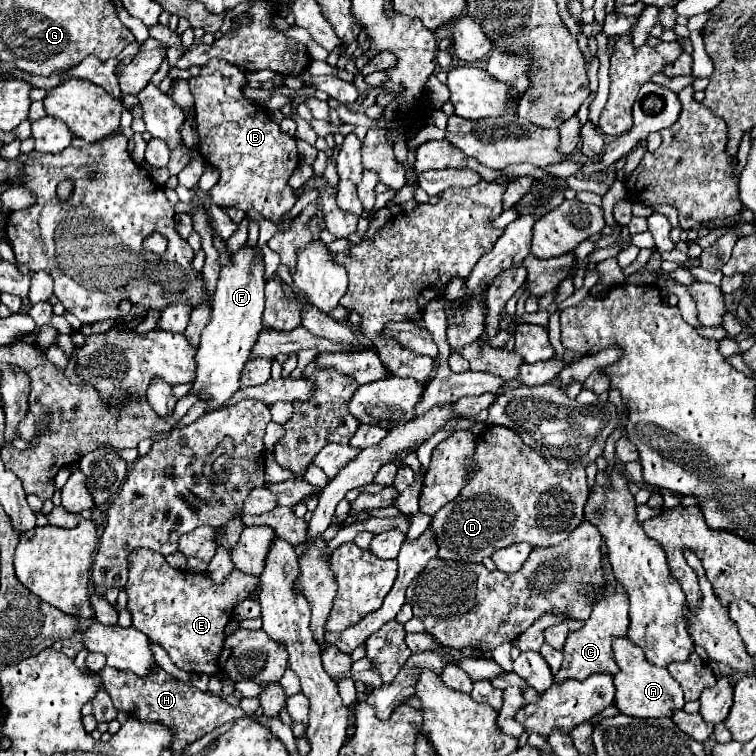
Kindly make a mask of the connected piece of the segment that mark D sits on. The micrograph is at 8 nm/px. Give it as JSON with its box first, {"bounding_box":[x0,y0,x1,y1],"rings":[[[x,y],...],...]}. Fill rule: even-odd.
{"bounding_box":[430,427,588,563],"rings":[[[506,427],[486,429],[478,439],[474,461],[476,461],[476,475],[462,489],[458,499],[444,505],[432,519],[430,527],[436,533],[440,559],[482,563],[482,559],[490,557],[494,551],[522,541],[530,543],[532,547],[558,545],[584,521],[582,511],[588,499],[588,483],[584,469],[572,469],[568,473],[552,471],[544,461],[544,457],[540,457],[534,449],[528,449],[528,445],[524,445],[520,441],[520,435],[512,433],[512,429]]]}

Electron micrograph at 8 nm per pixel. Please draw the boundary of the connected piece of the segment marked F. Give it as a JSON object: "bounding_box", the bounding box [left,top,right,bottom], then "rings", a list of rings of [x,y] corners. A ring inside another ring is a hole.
{"bounding_box":[192,245,264,411],"rings":[[[242,245],[232,255],[232,261],[220,269],[220,279],[212,297],[210,323],[202,331],[196,353],[198,369],[192,383],[192,391],[196,391],[200,399],[208,401],[208,411],[220,409],[240,389],[242,367],[248,361],[262,329],[264,285],[264,259],[256,247]]]}

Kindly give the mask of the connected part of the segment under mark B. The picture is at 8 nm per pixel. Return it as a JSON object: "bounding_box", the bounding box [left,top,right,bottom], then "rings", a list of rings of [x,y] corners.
{"bounding_box":[188,61,300,221],"rings":[[[208,61],[206,67],[202,67],[200,75],[190,77],[188,83],[190,83],[190,93],[194,95],[196,129],[200,135],[198,153],[206,157],[206,161],[218,167],[220,171],[220,179],[216,187],[210,191],[214,203],[222,209],[228,207],[236,207],[242,211],[254,209],[268,221],[280,221],[282,215],[286,215],[296,203],[296,195],[288,187],[288,177],[294,173],[294,169],[300,163],[300,155],[296,151],[296,139],[282,133],[280,125],[274,123],[260,105],[250,103],[244,97],[242,89],[246,85],[246,75],[242,69],[230,65],[228,61]]]}

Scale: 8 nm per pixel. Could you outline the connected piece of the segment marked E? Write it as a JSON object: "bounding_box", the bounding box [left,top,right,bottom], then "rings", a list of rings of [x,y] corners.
{"bounding_box":[126,547,258,675],"rings":[[[140,547],[128,555],[128,583],[126,583],[126,593],[128,593],[128,609],[134,619],[134,627],[142,631],[148,639],[154,643],[162,645],[170,659],[176,663],[176,667],[188,671],[188,673],[208,673],[214,675],[218,673],[218,657],[220,649],[224,647],[224,627],[228,625],[232,617],[232,609],[244,601],[250,599],[258,587],[258,577],[254,575],[244,575],[238,569],[232,569],[226,581],[214,583],[208,573],[190,573],[190,571],[180,571],[172,569],[164,555],[154,553],[146,547]]]}

